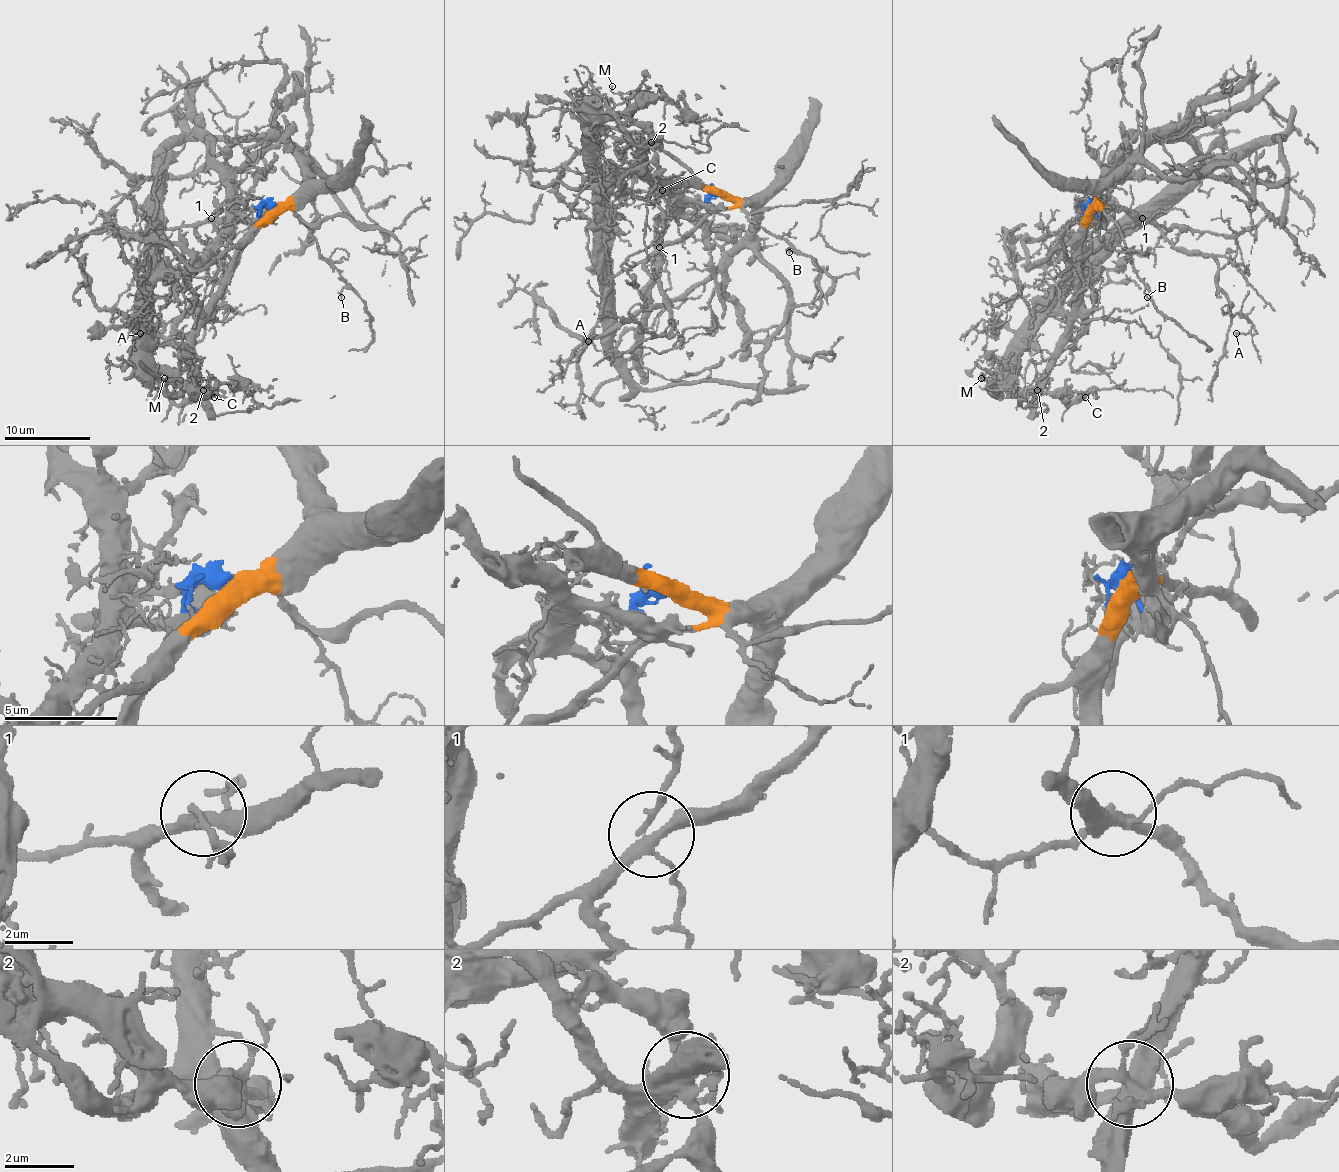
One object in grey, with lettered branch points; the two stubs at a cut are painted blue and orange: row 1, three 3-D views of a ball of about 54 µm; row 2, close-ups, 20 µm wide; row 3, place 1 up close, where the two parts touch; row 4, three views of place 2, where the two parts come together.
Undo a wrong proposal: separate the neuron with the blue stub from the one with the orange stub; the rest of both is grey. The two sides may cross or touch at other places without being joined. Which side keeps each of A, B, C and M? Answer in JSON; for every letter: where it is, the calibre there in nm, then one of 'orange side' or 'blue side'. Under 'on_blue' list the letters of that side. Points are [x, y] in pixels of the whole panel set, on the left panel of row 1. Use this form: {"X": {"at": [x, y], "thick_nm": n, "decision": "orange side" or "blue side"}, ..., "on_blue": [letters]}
{"A": {"at": [140, 333], "thick_nm": 130, "decision": "orange side"}, "B": {"at": [341, 297], "thick_nm": 140, "decision": "orange side"}, "C": {"at": [214, 397], "thick_nm": 100, "decision": "blue side"}, "M": {"at": [164, 378], "thick_nm": 120, "decision": "blue side"}, "on_blue": ["C", "M"]}

